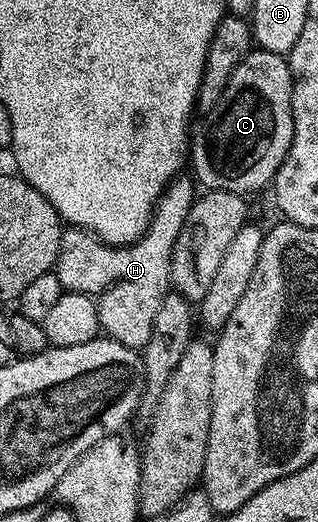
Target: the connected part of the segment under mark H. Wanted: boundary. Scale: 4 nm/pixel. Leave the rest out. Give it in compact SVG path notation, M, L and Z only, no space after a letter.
M177 176L168 183L164 189L164 195L156 204L152 220L148 224L148 231L137 242L132 242L128 246L107 246L95 234L79 228L65 229L60 235L60 247L54 273L61 287L65 291L90 298L98 308L101 331L123 346L142 348L148 343L150 332L154 328L154 315L158 312L158 304L162 304L164 295L169 293L170 264L172 263L174 244L178 240L178 232L182 232L182 228L186 224L186 216L198 194L193 179L184 177Z

